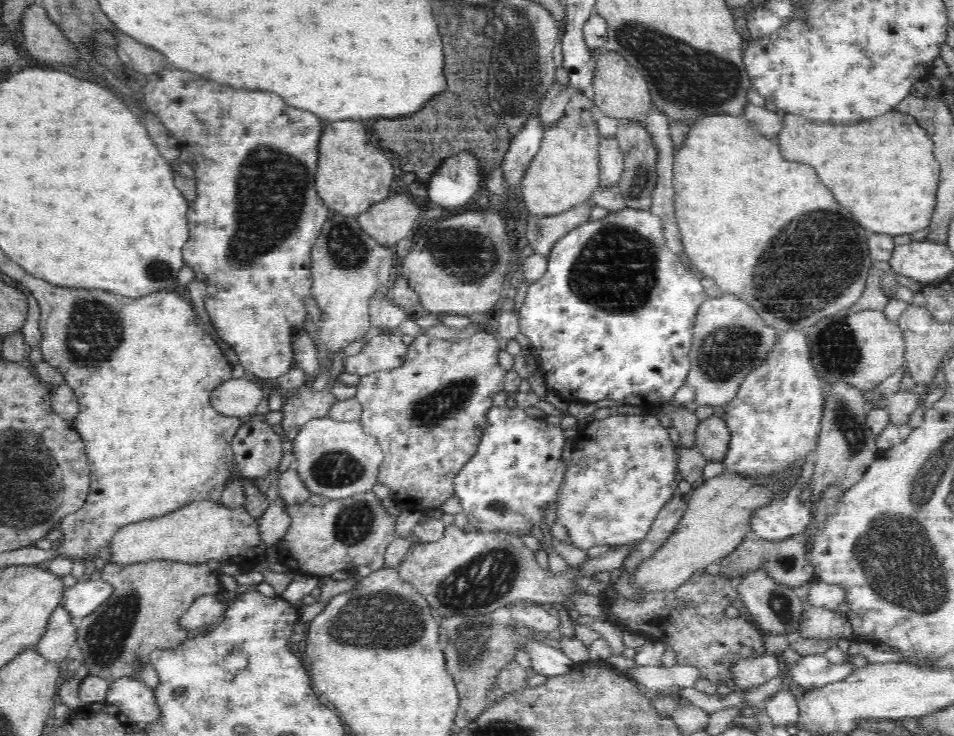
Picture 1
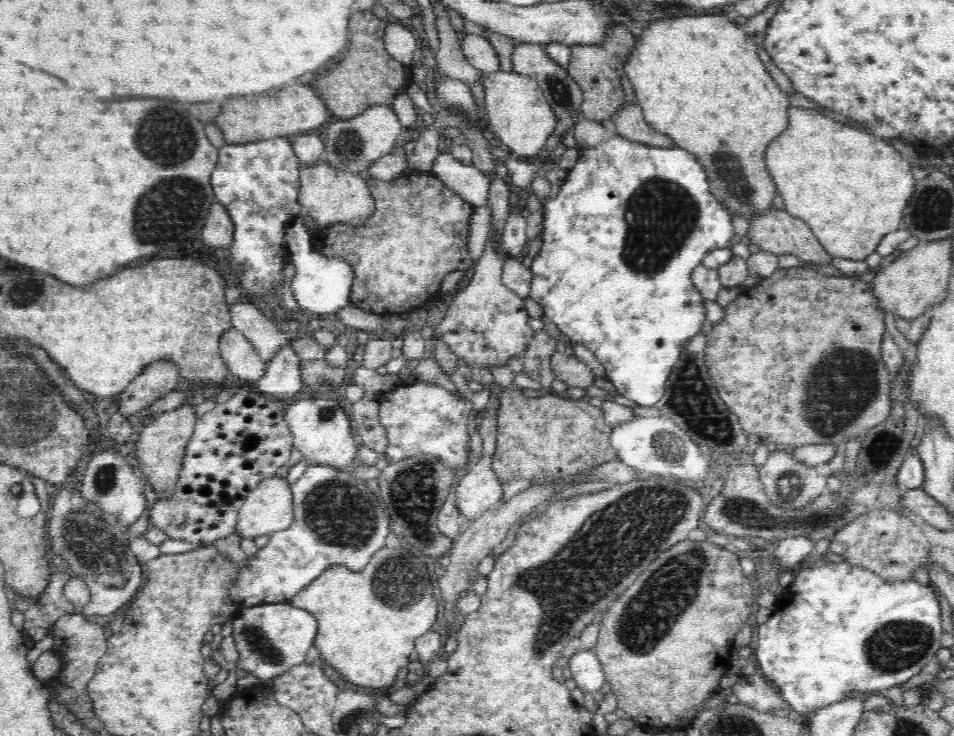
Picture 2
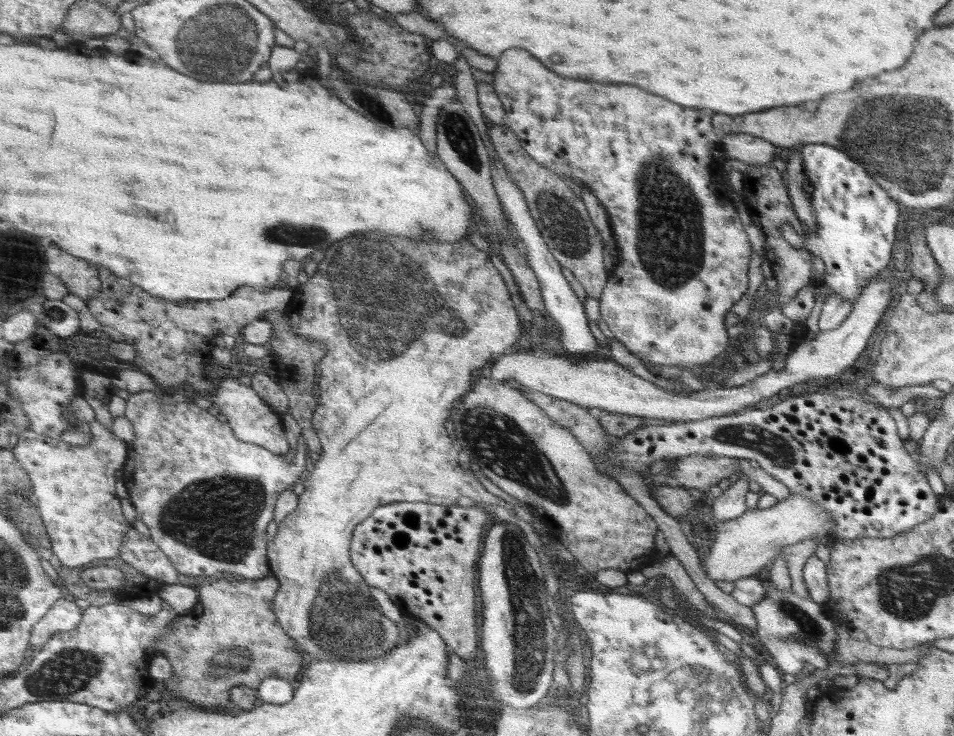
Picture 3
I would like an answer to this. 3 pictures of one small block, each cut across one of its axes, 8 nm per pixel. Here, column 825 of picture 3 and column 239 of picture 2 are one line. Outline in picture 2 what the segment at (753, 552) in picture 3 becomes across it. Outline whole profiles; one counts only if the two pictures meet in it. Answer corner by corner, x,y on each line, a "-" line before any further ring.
273,476
256,485
251,490
238,511
237,534
244,539
254,539
258,536
271,535
274,532
286,530
293,520
293,494
291,485
285,478

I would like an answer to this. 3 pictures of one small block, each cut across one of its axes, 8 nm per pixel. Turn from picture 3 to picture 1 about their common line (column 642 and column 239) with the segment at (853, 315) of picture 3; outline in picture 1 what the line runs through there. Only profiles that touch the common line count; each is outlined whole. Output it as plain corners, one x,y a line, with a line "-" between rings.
248,375
226,380
212,392
212,406
222,415
232,418
255,416
262,400
260,381

